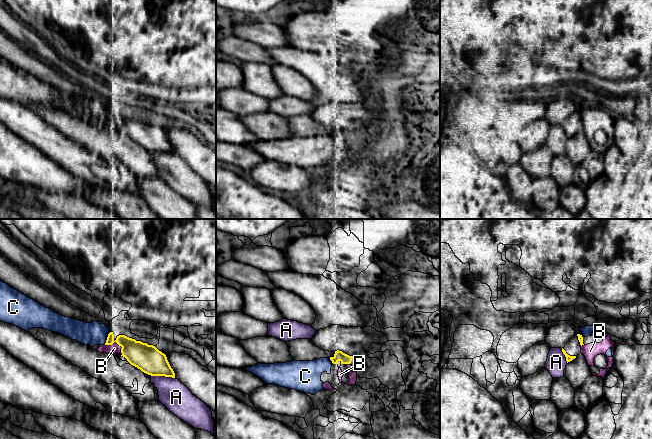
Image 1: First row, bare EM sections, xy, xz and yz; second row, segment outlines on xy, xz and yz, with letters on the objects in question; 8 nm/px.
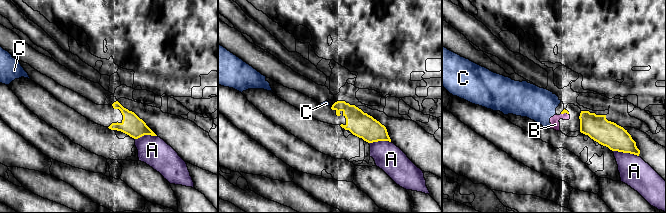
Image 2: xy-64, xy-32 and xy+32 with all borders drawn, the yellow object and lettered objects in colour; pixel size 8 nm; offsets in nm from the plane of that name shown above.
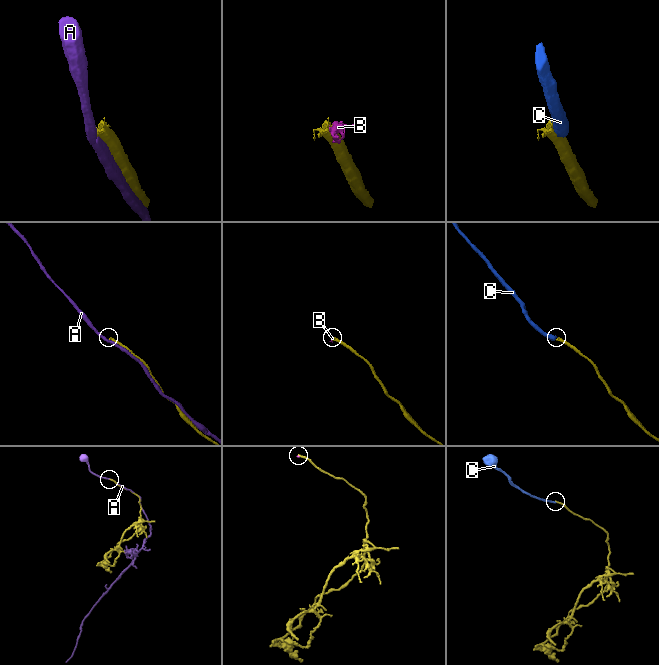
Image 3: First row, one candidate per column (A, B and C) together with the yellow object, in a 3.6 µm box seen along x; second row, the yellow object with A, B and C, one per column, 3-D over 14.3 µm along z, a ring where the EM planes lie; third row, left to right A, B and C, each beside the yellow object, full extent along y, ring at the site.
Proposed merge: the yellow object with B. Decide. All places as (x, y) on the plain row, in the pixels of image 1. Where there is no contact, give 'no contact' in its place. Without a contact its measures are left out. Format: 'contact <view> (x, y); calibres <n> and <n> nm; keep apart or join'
contact xy (116, 118); calibres 200 and 80 nm; keep apart

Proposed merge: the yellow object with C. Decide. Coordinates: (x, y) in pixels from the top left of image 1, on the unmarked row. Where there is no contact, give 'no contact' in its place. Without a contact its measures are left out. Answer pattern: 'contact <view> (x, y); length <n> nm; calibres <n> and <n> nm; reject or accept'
contact xy (106, 118); length 40 nm; calibres 180 and 180 nm; reject

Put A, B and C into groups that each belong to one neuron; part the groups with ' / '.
A / B C

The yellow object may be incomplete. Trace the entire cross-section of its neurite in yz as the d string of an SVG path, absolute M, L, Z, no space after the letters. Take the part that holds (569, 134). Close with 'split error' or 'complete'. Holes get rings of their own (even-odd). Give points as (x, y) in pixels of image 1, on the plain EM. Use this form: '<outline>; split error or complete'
M580 110L574 111L562 124L562 128L566 133L567 139L576 134L581 129L581 122L583 120L583 113Z; split error

